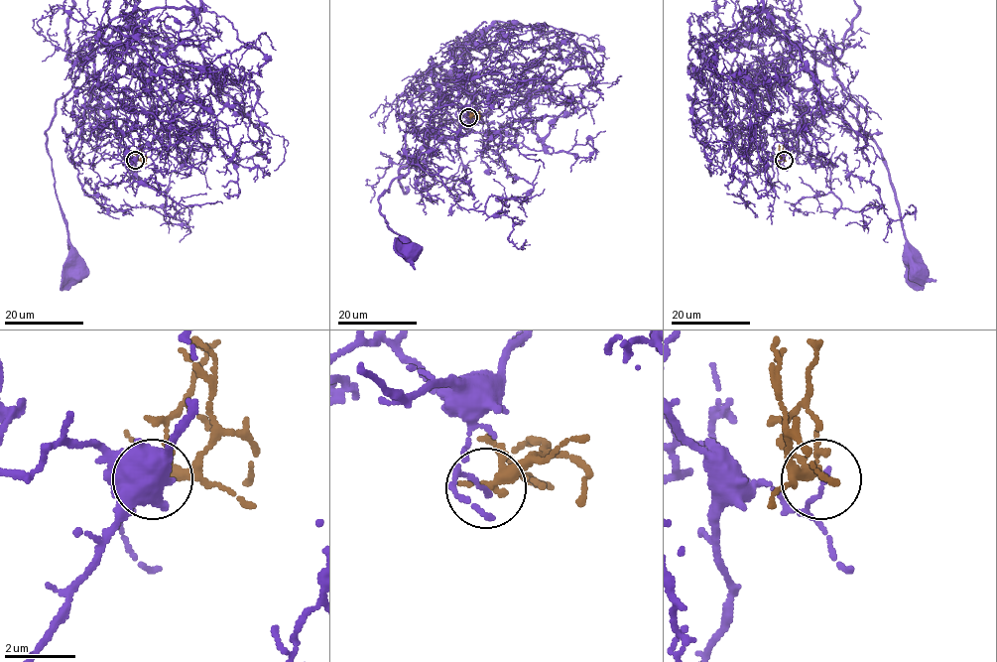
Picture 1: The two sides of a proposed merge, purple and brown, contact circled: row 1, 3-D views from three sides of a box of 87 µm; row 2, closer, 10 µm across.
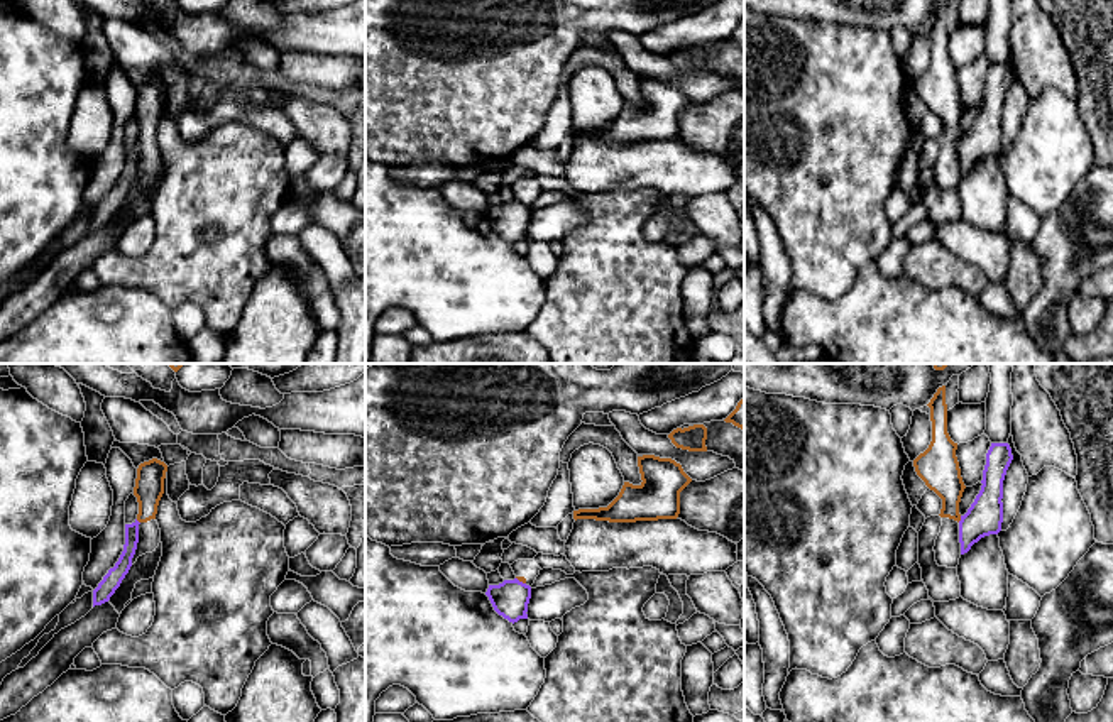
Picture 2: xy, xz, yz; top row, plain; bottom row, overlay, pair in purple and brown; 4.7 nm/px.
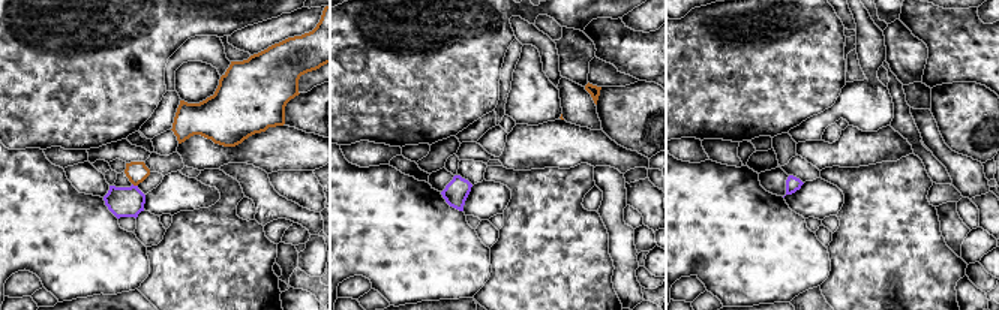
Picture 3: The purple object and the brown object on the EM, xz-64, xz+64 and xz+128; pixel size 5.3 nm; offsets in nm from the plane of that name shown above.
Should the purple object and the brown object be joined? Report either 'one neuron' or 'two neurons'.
two neurons

